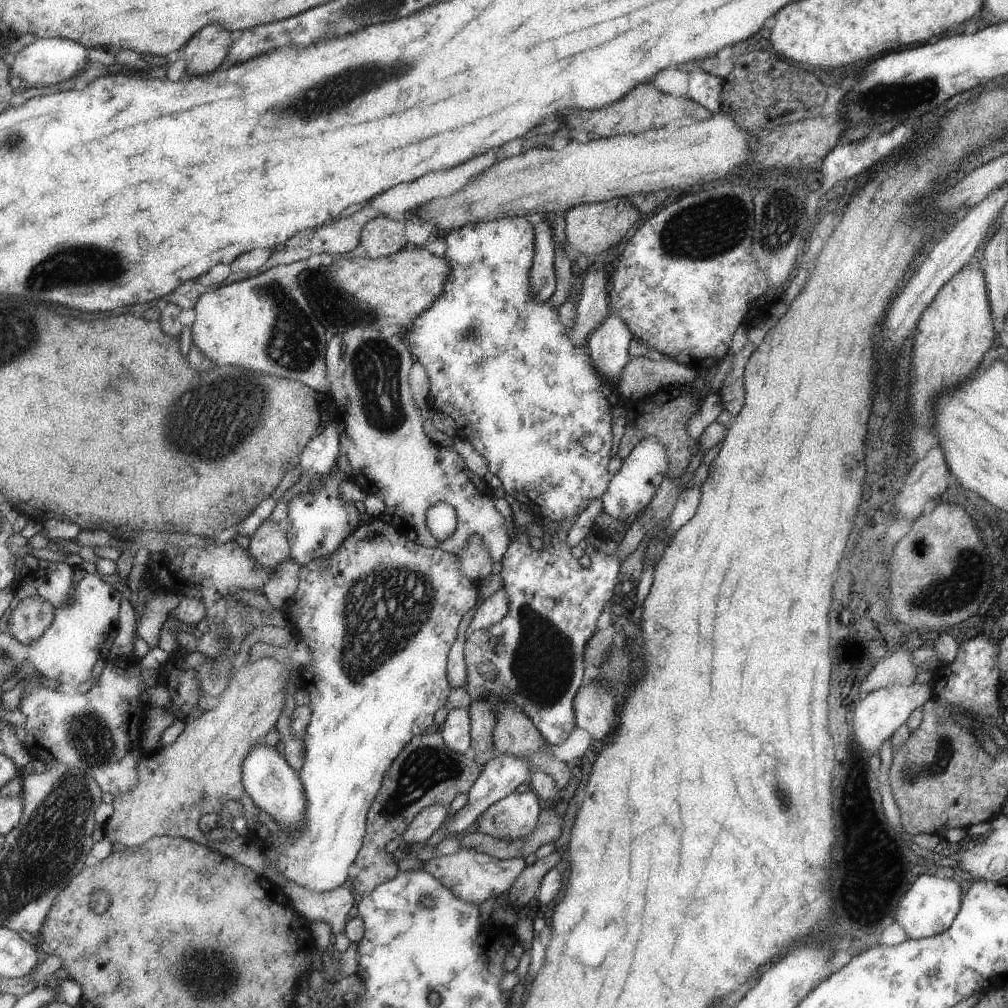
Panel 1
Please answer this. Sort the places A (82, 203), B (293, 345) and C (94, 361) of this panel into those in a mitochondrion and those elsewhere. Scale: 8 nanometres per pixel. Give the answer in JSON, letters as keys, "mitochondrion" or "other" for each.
{"A":"other","B":"mitochondrion","C":"other"}

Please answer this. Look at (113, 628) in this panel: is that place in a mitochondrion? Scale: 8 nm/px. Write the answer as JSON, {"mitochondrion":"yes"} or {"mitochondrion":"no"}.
{"mitochondrion":"no"}

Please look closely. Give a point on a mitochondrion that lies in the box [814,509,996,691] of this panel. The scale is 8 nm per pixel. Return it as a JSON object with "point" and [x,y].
{"point":[932,599]}

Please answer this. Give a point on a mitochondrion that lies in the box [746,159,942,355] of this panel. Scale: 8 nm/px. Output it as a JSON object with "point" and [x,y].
{"point":[782,211]}

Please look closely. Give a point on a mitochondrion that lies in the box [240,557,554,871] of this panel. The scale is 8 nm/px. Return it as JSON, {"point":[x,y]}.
{"point":[384,610]}

